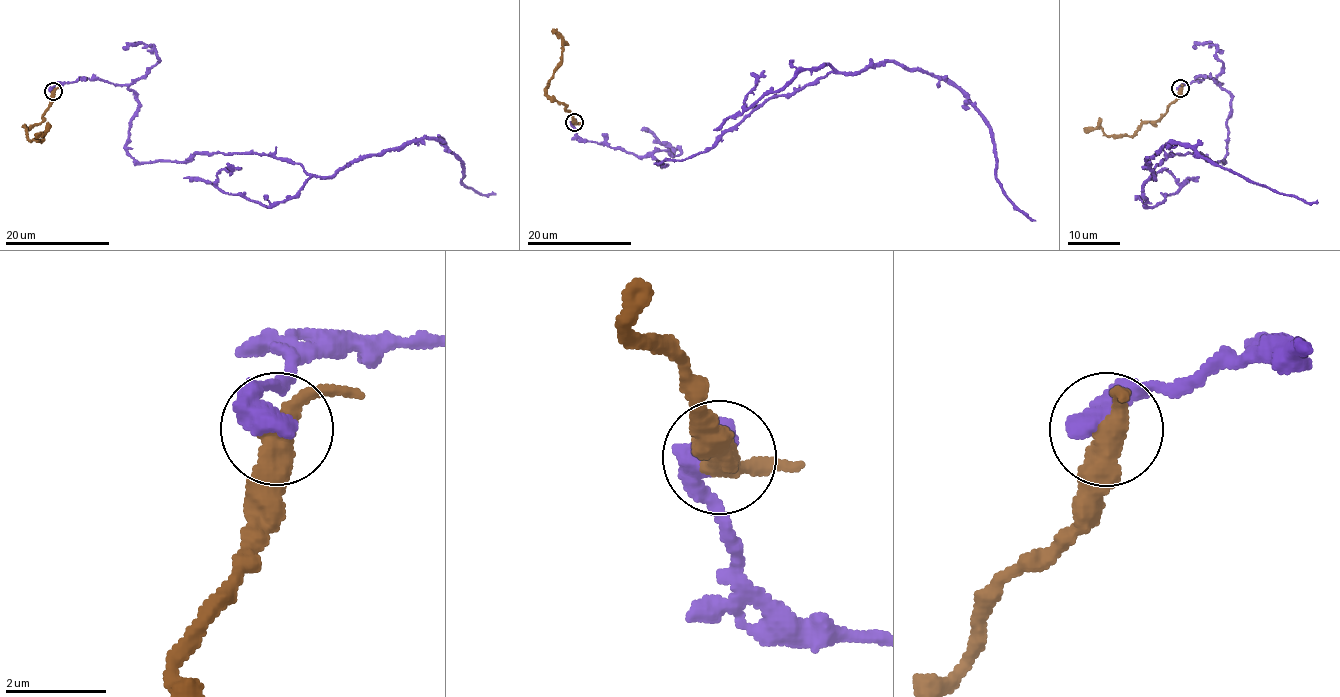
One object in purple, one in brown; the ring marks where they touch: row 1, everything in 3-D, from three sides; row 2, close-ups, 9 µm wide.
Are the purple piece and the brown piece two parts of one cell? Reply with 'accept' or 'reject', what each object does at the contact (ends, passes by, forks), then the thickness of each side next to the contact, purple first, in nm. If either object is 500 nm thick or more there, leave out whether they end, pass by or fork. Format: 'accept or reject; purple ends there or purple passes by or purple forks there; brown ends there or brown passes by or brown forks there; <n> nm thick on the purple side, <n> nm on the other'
reject; 650 nm thick on the purple side, 440 nm on the other

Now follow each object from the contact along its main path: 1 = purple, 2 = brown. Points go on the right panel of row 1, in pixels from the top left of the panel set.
1: (1180, 88), (1209, 77), (1231, 95), (1226, 162), (1172, 153), (1154, 179), (1147, 159), (1186, 143), (1317, 201)
2: (1180, 88), (1180, 95), (1163, 115), (1150, 123), (1145, 122), (1131, 136), (1107, 135), (1100, 128), (1084, 131)

